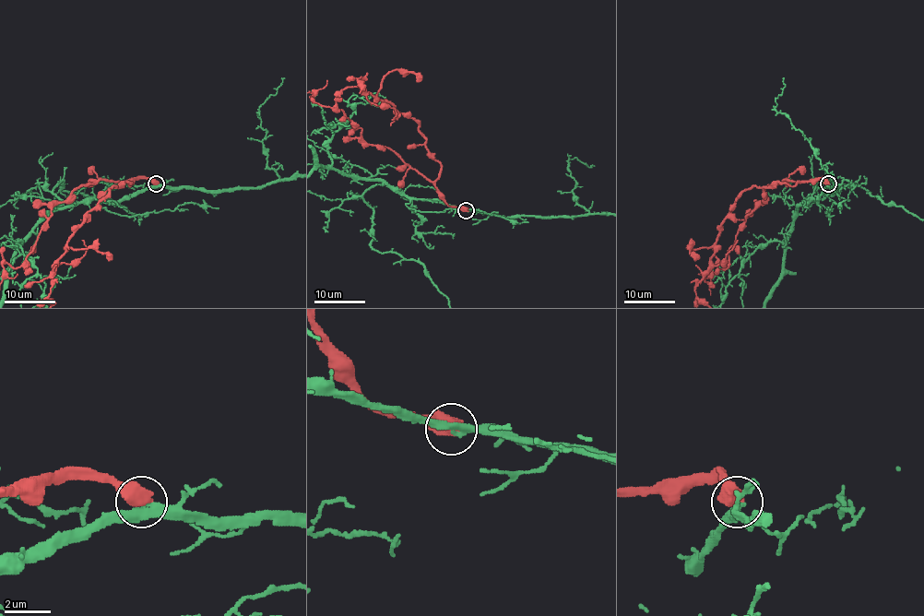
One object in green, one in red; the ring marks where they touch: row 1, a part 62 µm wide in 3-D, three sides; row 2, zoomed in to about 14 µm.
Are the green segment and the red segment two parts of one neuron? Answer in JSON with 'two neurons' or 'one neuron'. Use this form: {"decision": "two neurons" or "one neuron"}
{"decision": "two neurons"}

